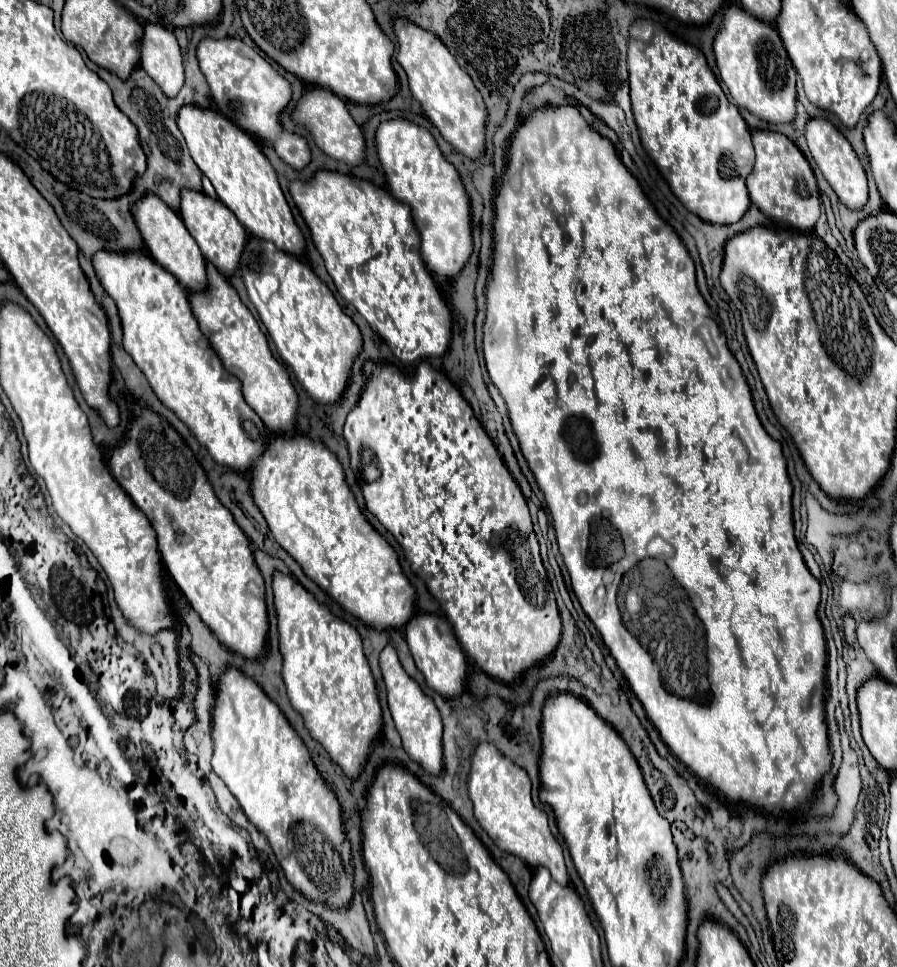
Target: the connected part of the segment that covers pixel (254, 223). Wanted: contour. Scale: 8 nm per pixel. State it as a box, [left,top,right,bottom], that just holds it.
[177,106,305,256]

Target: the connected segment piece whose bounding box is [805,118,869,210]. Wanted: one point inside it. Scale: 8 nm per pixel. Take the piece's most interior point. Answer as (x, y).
(831, 151)

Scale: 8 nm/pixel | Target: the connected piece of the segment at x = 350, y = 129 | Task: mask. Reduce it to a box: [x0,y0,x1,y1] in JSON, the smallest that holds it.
[295,88,365,166]

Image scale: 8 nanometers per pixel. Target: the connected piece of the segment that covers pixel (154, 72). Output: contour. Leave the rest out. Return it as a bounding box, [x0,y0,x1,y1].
[141,24,183,98]

